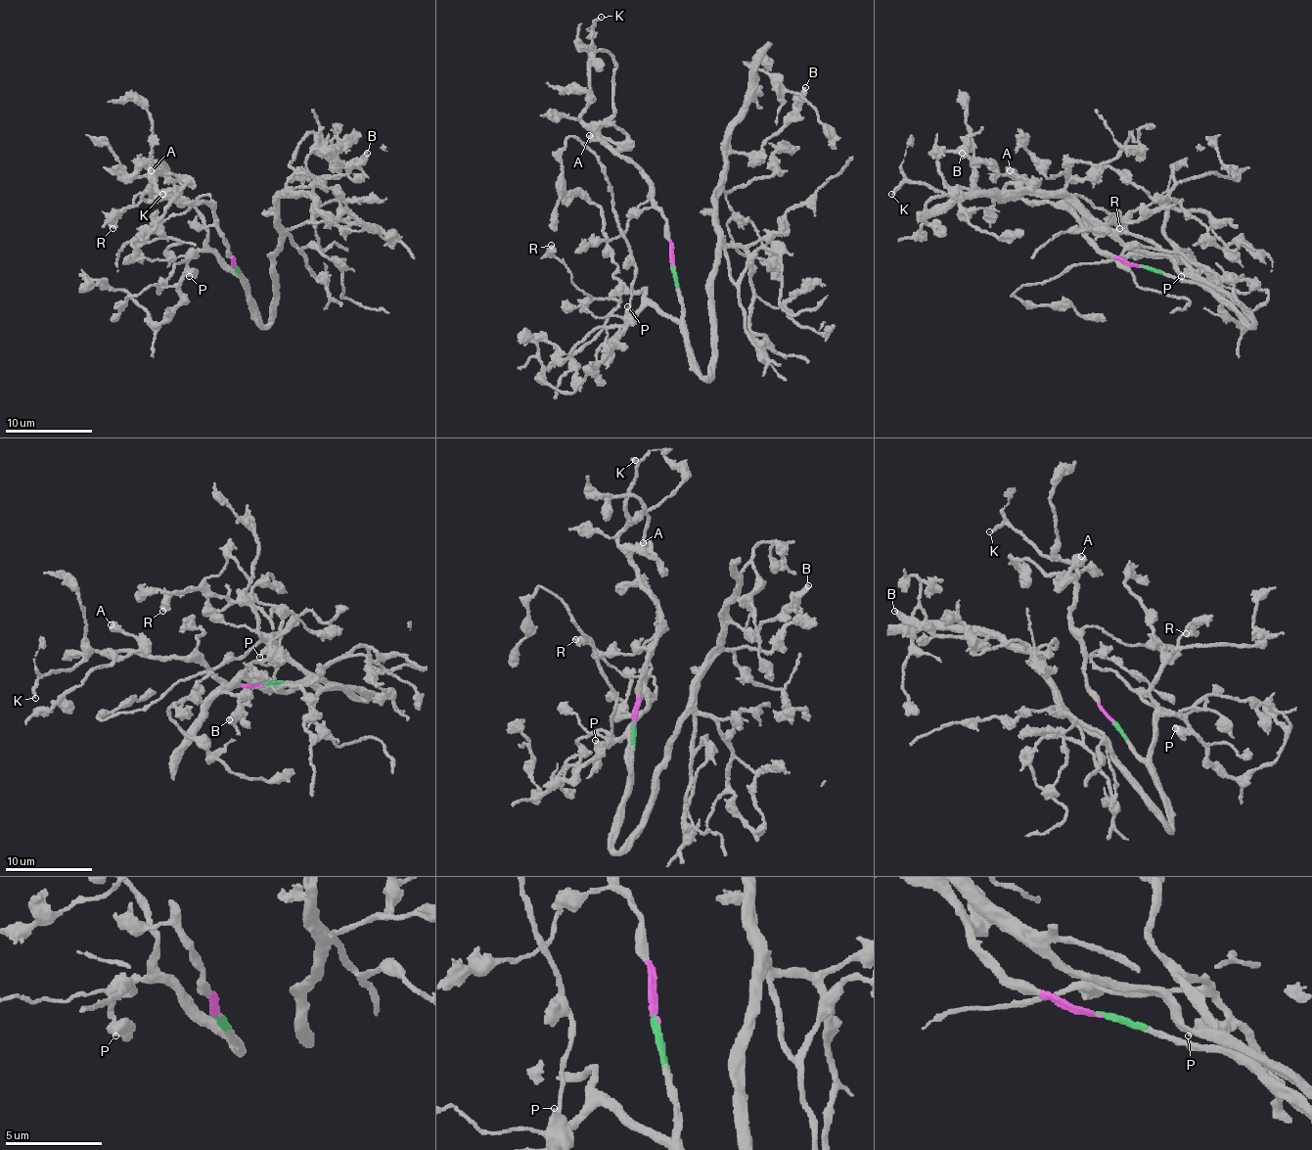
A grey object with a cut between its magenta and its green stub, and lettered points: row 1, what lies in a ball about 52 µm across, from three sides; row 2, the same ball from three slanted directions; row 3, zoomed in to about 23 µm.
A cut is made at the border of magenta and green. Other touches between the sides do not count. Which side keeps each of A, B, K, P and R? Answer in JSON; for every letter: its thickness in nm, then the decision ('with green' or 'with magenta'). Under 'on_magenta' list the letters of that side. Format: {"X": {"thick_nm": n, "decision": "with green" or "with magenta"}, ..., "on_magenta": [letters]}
{"A": {"thick_nm": 700, "decision": "with magenta"}, "B": {"thick_nm": 280, "decision": "with green"}, "K": {"thick_nm": 240, "decision": "with magenta"}, "P": {"thick_nm": 380, "decision": "with green"}, "R": {"thick_nm": 500, "decision": "with green"}, "on_magenta": ["A", "K"]}

